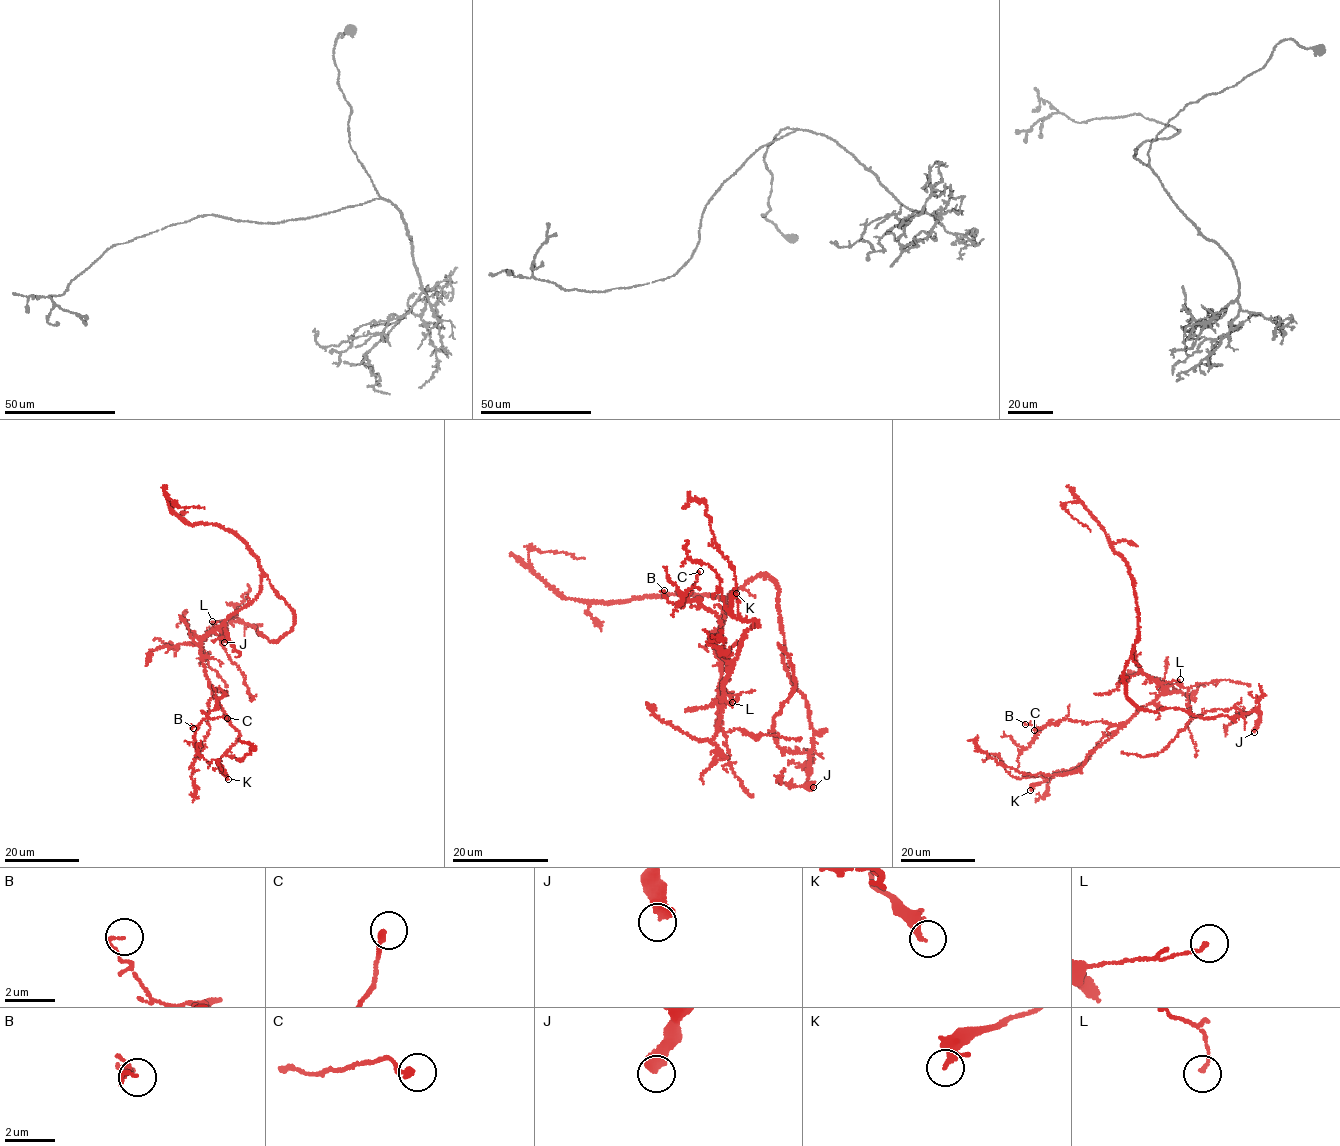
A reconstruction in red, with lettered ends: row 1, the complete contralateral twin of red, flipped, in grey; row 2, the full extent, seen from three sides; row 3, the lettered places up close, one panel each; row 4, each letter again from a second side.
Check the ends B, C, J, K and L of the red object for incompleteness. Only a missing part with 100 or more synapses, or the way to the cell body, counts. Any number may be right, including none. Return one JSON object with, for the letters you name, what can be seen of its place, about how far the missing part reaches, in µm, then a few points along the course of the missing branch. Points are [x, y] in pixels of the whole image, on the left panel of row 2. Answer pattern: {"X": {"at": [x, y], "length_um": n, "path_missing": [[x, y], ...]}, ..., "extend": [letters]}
{"extend": []}

